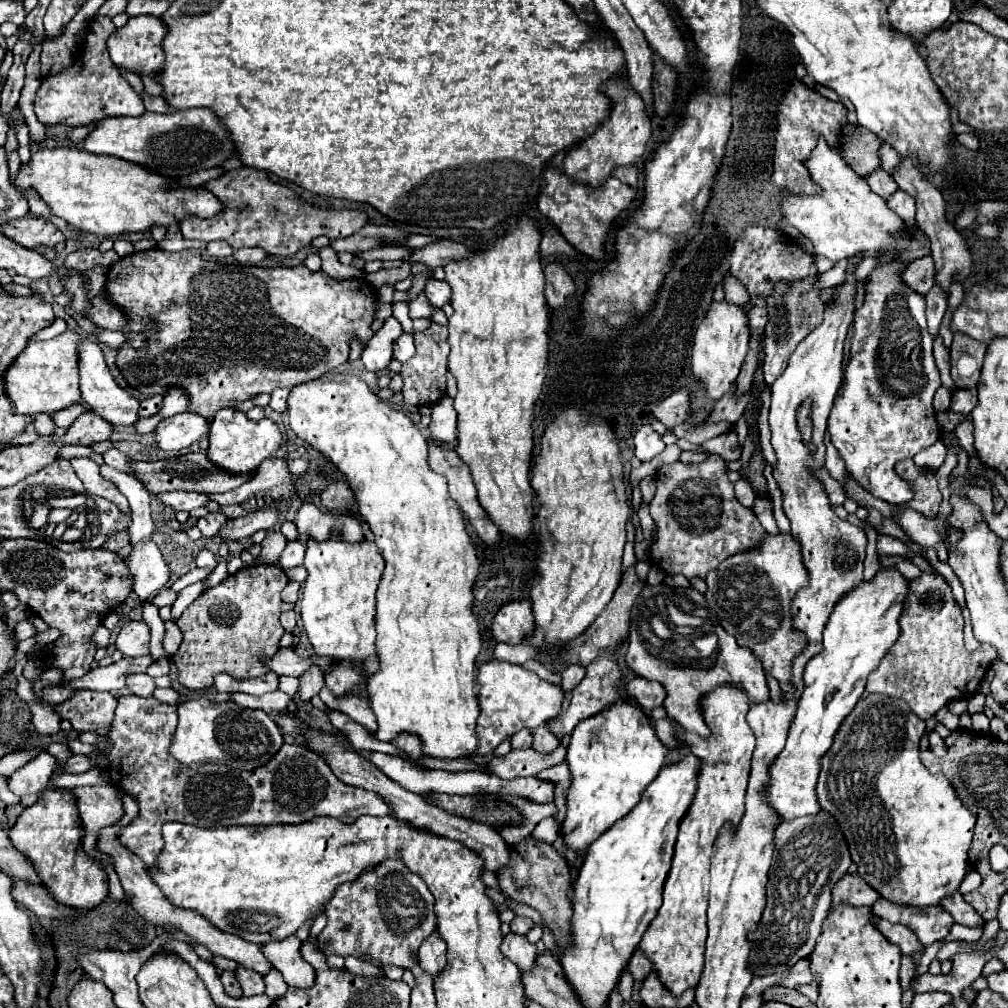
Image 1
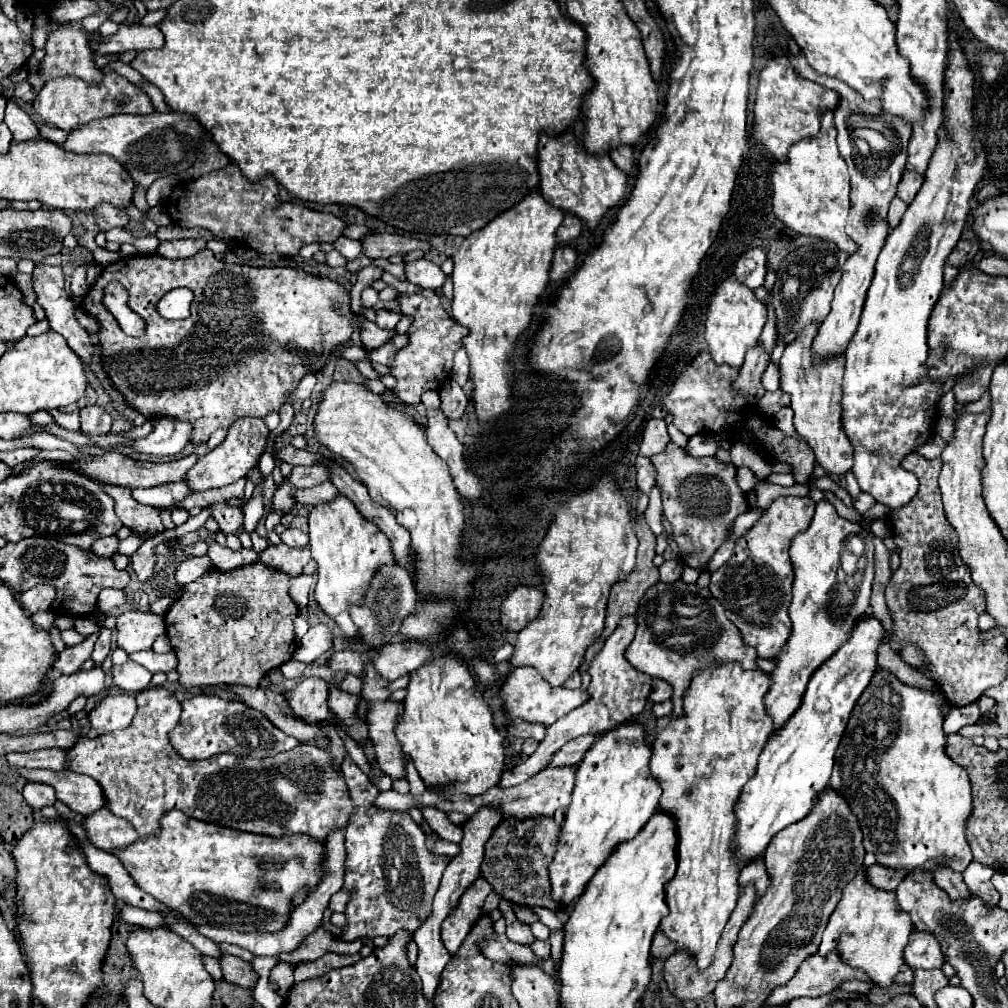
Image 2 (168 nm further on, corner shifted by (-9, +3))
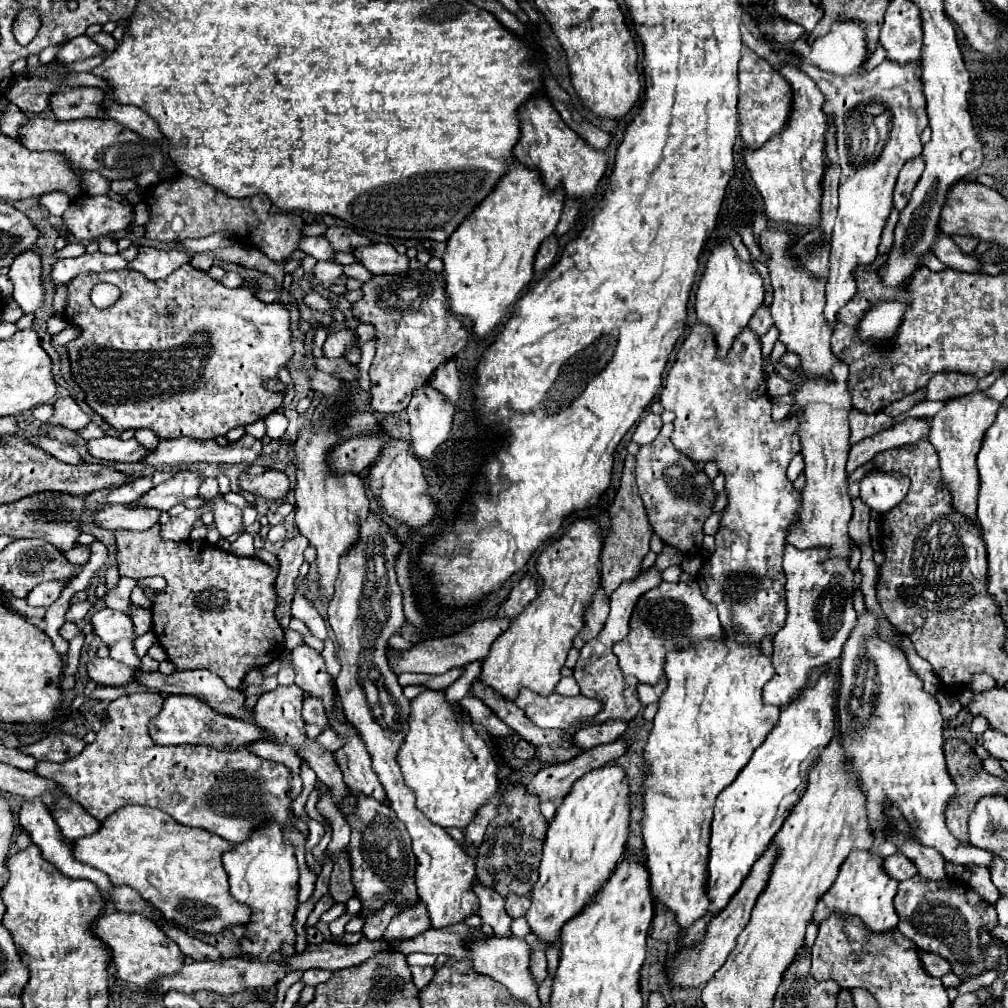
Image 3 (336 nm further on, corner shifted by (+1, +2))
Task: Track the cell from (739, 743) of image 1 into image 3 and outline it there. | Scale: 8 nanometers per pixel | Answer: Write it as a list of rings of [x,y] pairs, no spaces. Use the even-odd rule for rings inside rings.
[[[728,635],[724,641],[702,641],[690,649],[668,653],[664,671],[668,689],[658,701],[654,729],[650,731],[644,747],[644,815],[640,825],[648,853],[652,897],[674,913],[674,921],[680,929],[688,929],[710,911],[706,885],[710,857],[708,841],[716,797],[736,779],[740,769],[748,763],[752,751],[766,739],[766,733],[778,721],[780,709],[762,703],[762,687],[774,677],[770,657],[762,655],[760,647],[740,649],[740,645],[736,645]]]

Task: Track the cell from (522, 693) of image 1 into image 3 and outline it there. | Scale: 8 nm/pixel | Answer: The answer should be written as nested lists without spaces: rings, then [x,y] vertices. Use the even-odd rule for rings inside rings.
[[[522,689],[514,703],[534,725],[542,729],[566,729],[578,719],[590,719],[600,711],[600,703],[592,697],[564,697],[556,691],[542,697],[530,689]]]

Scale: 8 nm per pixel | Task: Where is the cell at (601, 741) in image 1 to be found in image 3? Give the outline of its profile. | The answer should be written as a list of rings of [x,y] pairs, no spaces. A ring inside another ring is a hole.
[[[604,765],[582,775],[556,809],[554,821],[548,825],[542,861],[538,867],[540,879],[532,889],[532,905],[526,913],[532,933],[542,937],[542,941],[546,943],[558,941],[562,925],[576,913],[580,913],[582,907],[594,899],[596,891],[610,877],[614,865],[620,861],[626,849],[628,833],[630,833],[630,787],[626,771],[618,765]]]

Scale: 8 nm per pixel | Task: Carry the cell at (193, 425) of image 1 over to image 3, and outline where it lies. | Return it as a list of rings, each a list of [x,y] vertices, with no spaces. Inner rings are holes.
[[[102,437],[88,441],[88,453],[100,461],[142,461],[150,449],[142,447],[134,437],[128,441],[120,437]]]

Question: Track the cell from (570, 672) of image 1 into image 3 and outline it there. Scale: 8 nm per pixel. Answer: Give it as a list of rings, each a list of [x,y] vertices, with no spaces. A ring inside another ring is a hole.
[[[598,589],[590,609],[586,609],[586,629],[582,629],[580,635],[574,639],[574,647],[580,649],[584,643],[588,643],[592,637],[596,637],[600,633],[600,629],[604,627],[606,617],[608,617],[608,601],[604,601],[604,597],[600,597],[600,589]]]

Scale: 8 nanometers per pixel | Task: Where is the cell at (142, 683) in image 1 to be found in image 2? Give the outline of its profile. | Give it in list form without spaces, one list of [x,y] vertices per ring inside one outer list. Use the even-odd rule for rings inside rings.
[[[128,660],[122,666],[112,666],[112,684],[126,690],[126,692],[142,692],[150,686],[152,674],[146,672],[146,668],[142,668],[140,664],[134,664],[132,660]]]

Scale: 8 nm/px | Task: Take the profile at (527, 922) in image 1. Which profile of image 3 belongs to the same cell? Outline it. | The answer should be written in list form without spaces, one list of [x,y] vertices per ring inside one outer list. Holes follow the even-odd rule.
[[[508,895],[506,897],[506,913],[516,919],[516,917],[524,917],[526,911],[530,907],[530,899],[528,897],[518,897],[518,895]]]

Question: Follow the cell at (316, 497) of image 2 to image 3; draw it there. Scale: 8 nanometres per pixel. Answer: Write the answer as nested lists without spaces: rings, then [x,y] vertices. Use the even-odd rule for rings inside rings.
[[[266,469],[262,475],[256,475],[256,477],[252,477],[250,473],[242,473],[240,489],[266,499],[284,499],[292,491],[290,479],[286,477],[286,473],[276,469]]]

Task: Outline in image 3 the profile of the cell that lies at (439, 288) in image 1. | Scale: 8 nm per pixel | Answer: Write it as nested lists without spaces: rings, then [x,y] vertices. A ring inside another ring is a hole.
[[[372,243],[366,247],[354,249],[356,259],[374,275],[406,275],[410,267],[410,259],[406,255],[400,255],[392,245],[388,243]]]

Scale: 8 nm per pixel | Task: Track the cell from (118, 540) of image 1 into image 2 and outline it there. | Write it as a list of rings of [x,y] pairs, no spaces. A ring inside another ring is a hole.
[[[110,536],[110,538],[96,540],[96,542],[90,546],[90,552],[94,552],[96,556],[114,556],[116,548],[118,548],[118,538],[116,538],[116,536]]]

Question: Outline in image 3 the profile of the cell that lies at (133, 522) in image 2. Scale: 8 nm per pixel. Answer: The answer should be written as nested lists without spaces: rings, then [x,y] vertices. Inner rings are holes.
[[[160,523],[146,531],[114,531],[118,543],[118,563],[120,575],[137,579],[162,575],[168,585],[152,601],[154,625],[152,631],[158,643],[164,647],[168,659],[176,665],[176,671],[208,669],[224,679],[232,689],[240,687],[244,675],[252,669],[264,669],[284,651],[284,629],[276,619],[278,595],[274,587],[276,571],[256,557],[236,557],[232,553],[220,551],[208,541],[166,541],[160,535]]]

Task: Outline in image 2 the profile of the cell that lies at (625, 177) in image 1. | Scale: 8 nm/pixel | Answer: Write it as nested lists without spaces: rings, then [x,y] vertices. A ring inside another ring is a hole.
[[[620,146],[618,152],[610,152],[610,158],[624,172],[630,172],[632,166],[634,166],[634,154],[632,154],[632,148],[630,146]]]

